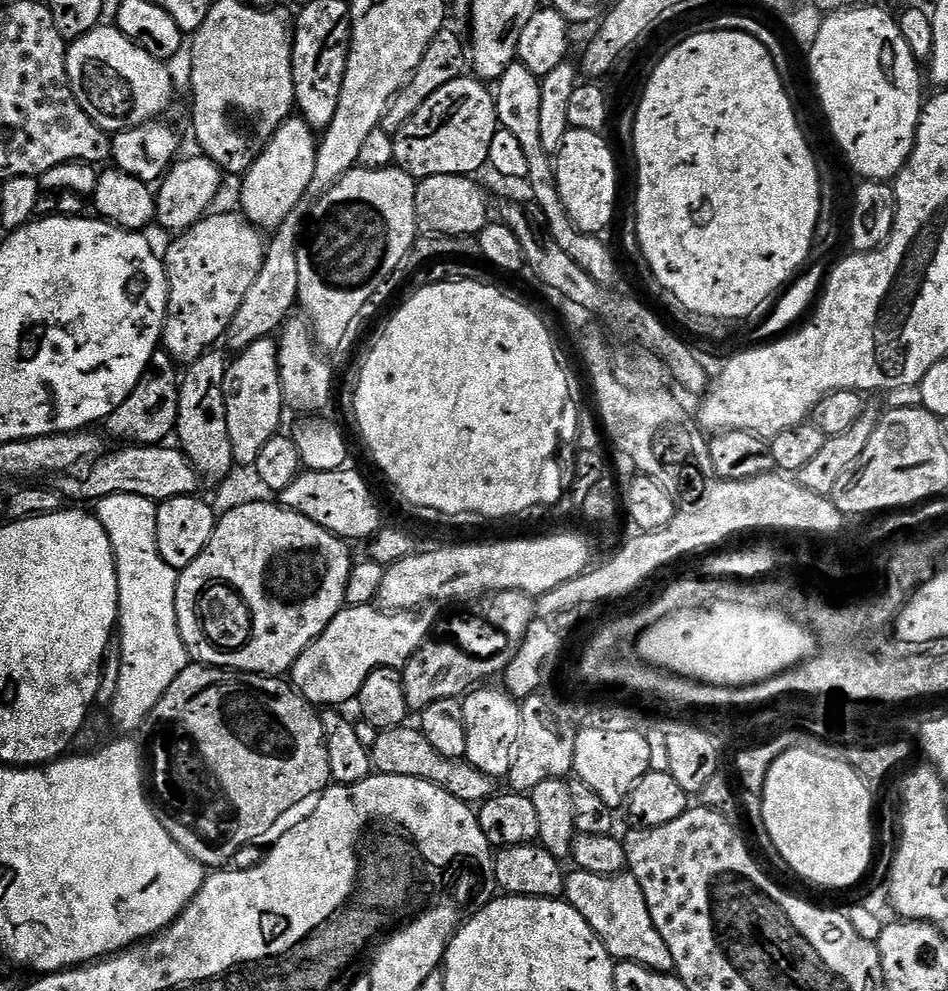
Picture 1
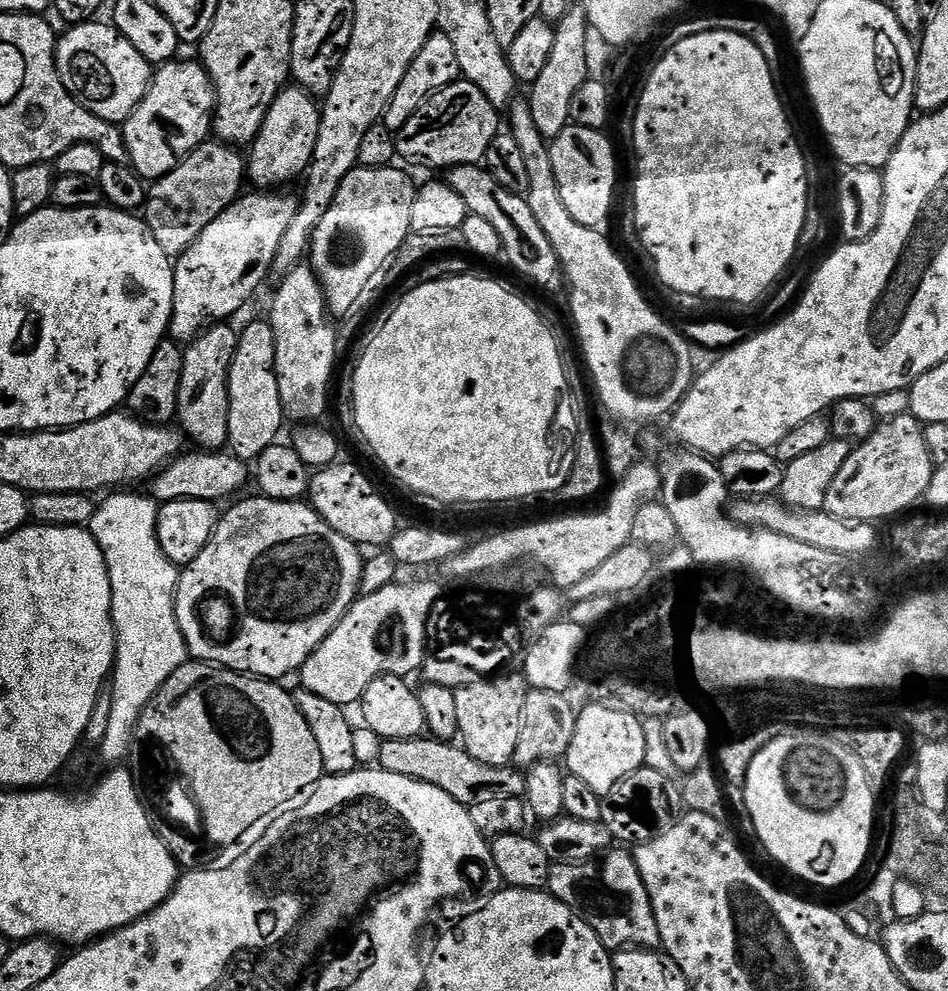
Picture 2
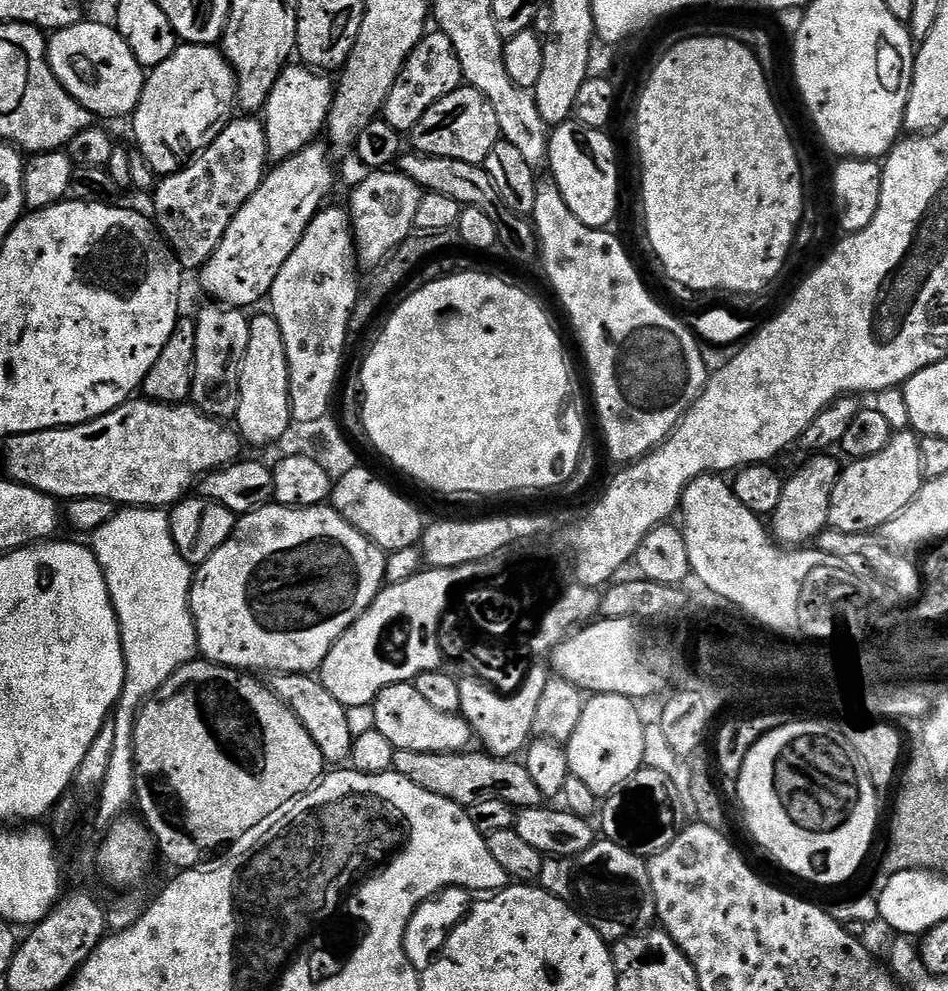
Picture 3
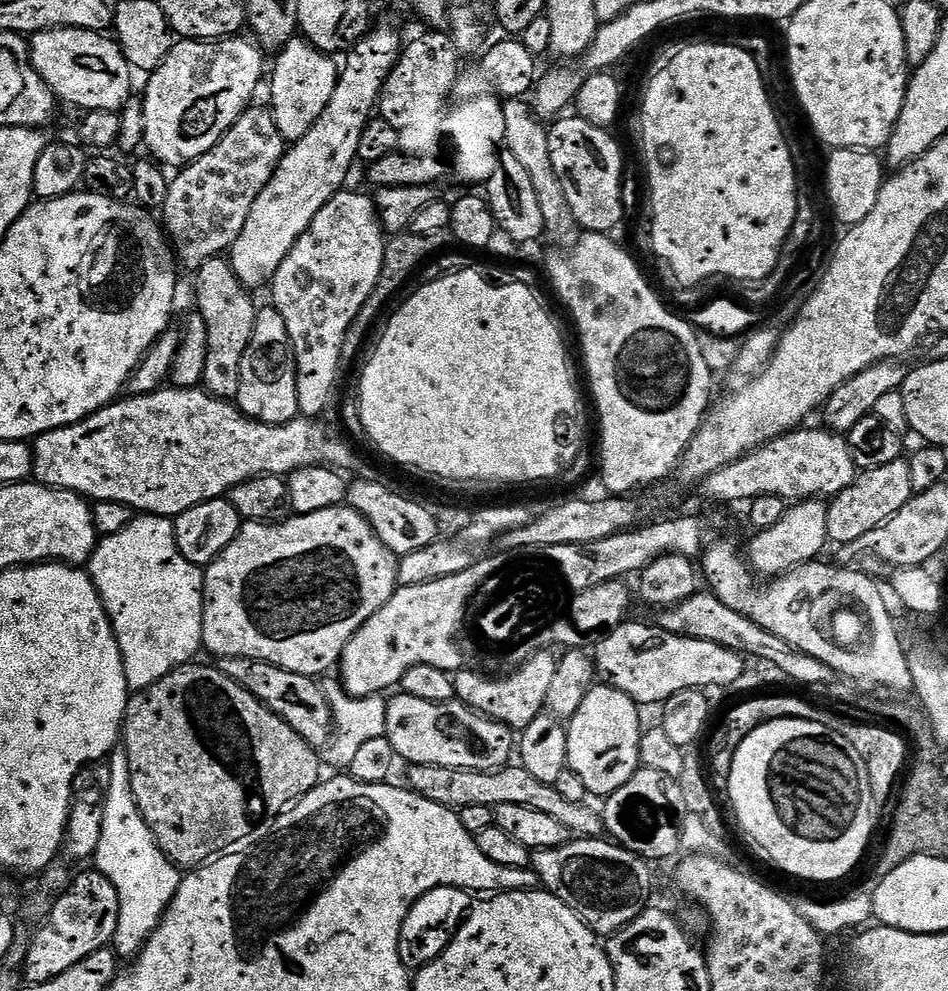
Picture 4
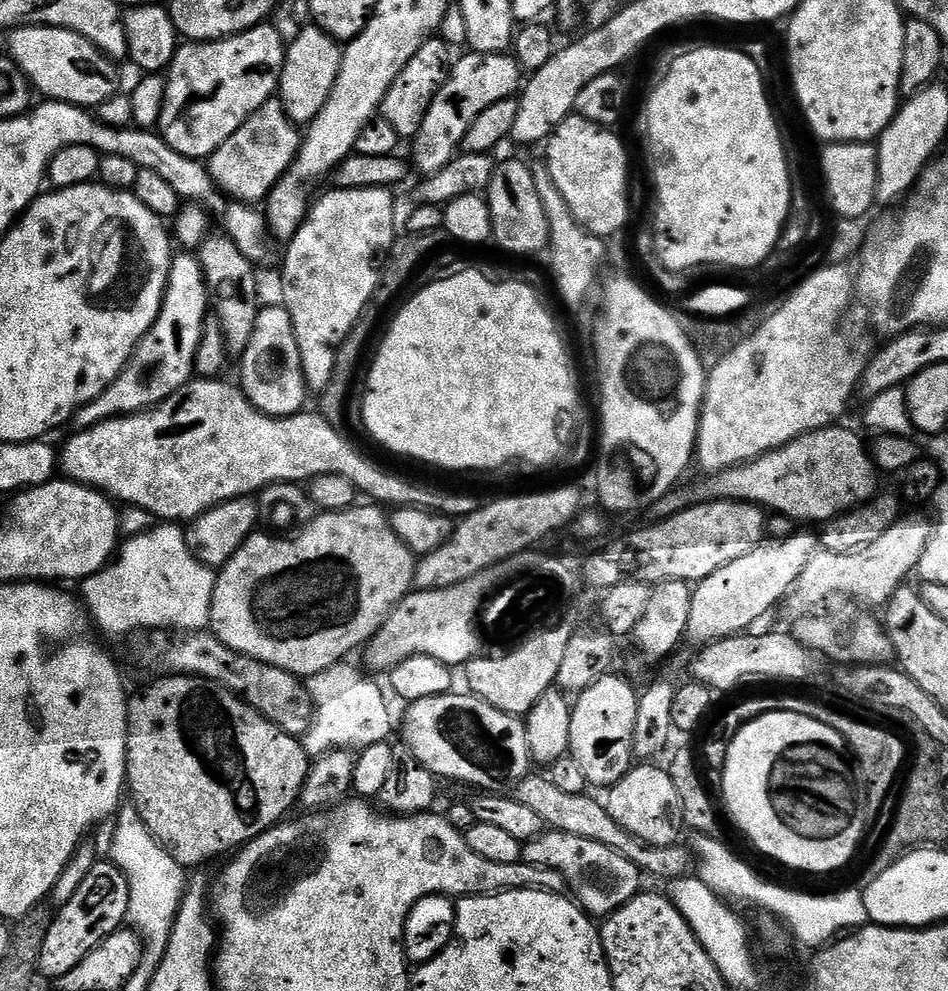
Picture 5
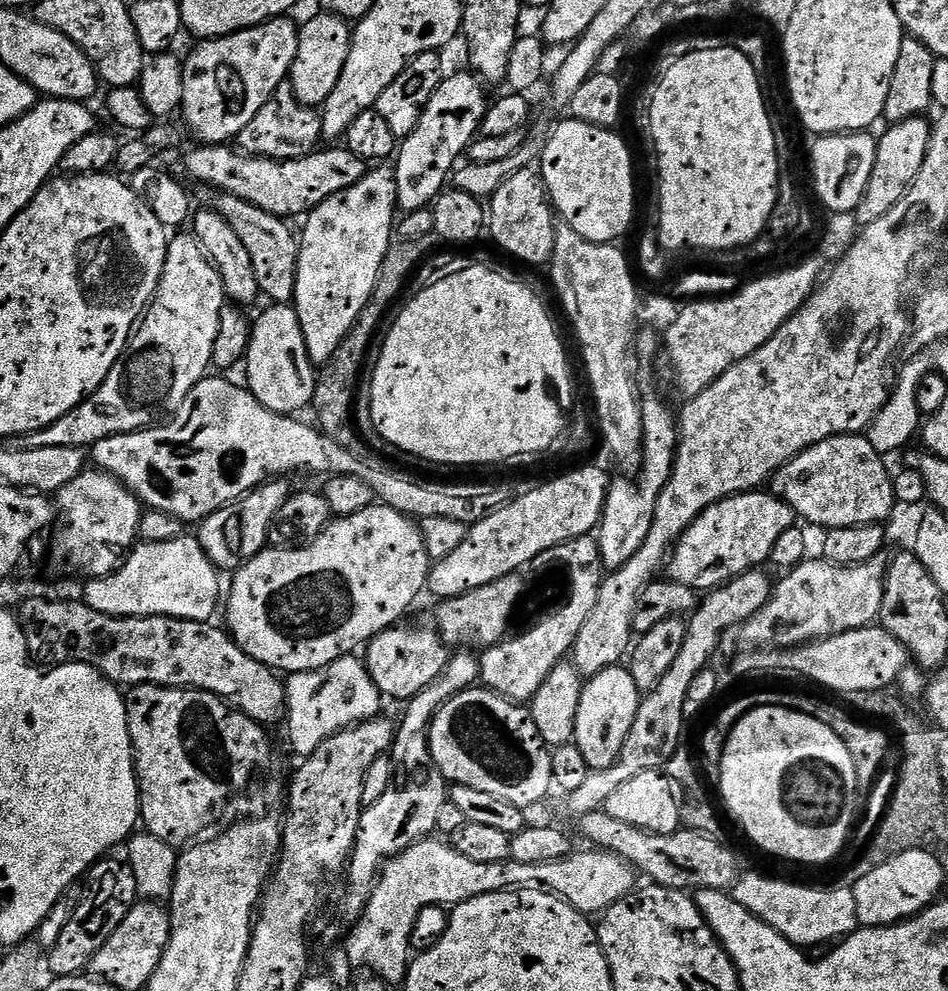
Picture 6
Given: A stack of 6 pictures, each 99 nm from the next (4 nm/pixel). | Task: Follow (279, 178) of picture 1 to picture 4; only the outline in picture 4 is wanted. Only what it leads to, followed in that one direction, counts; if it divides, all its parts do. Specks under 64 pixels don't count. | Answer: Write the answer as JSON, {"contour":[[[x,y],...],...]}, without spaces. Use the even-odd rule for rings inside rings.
{"contour":[[[293,38],[286,42],[284,48],[275,53],[276,65],[271,65],[270,80],[272,76],[272,101],[270,107],[274,114],[274,122],[282,134],[285,142],[295,142],[322,118],[322,110],[330,103],[334,94],[334,86],[338,75],[336,64],[329,53],[318,50],[309,40]]]}

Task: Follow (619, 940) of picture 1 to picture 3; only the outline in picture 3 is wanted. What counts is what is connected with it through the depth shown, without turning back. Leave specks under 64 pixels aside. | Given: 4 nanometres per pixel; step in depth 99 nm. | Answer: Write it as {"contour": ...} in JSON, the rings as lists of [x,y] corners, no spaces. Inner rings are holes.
{"contour":[[[603,838],[578,857],[545,859],[538,884],[568,903],[606,942],[649,931],[657,923],[647,859]]]}

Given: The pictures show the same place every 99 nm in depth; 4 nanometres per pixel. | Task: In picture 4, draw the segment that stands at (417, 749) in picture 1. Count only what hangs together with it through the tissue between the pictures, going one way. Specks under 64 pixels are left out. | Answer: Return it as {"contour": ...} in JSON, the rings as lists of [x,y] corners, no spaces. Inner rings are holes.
{"contour":[[[408,764],[407,787],[422,798],[430,798],[430,802],[438,802],[438,806],[446,806],[459,810],[466,806],[490,806],[495,809],[498,804],[510,806],[526,806],[530,810],[542,810],[542,814],[550,814],[568,828],[576,838],[600,838],[605,835],[604,818],[599,811],[591,808],[591,803],[575,804],[562,794],[558,794],[556,785],[538,782],[530,770],[523,766],[500,768],[497,772],[479,772],[478,770],[462,770],[454,766],[434,766],[433,764]]]}

